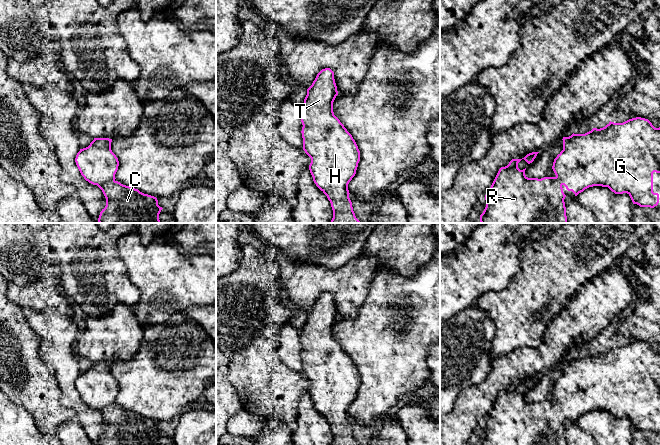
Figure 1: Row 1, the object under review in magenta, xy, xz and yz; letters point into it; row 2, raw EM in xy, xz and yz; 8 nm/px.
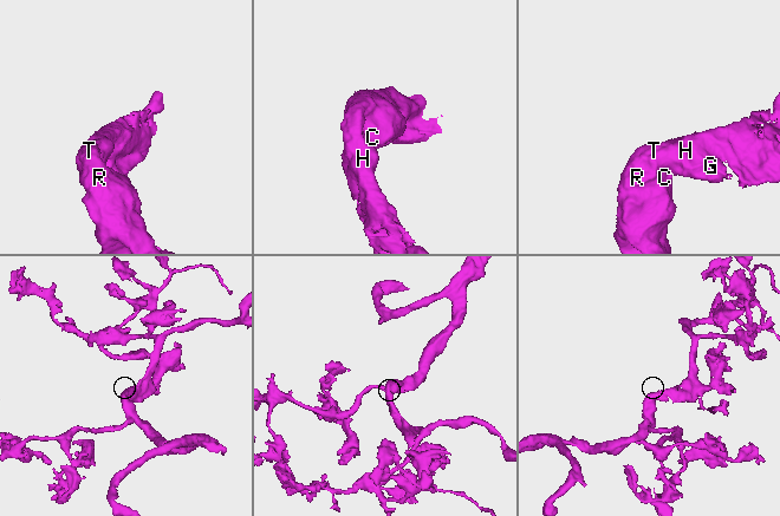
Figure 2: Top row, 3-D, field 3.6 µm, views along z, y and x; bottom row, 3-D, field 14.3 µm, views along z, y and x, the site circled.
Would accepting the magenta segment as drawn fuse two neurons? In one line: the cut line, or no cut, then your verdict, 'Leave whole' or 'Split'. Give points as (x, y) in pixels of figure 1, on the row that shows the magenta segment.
No split. Leave whole

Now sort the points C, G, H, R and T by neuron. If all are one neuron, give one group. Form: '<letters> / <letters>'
C G H R T

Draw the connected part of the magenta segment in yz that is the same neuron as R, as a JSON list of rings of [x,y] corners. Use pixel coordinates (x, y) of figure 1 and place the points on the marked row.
[[[636,117],[629,119],[623,123],[614,123],[609,122],[605,127],[597,129],[593,128],[591,131],[585,134],[572,134],[569,137],[563,137],[563,150],[557,155],[554,159],[552,169],[555,173],[555,177],[544,177],[541,179],[538,178],[528,178],[525,175],[525,169],[520,170],[518,168],[518,163],[522,159],[512,159],[509,164],[505,167],[501,167],[488,190],[488,193],[485,195],[486,207],[483,213],[480,215],[481,223],[567,223],[566,216],[566,207],[564,199],[566,195],[563,192],[562,186],[564,185],[568,191],[572,191],[575,196],[583,192],[585,189],[593,186],[602,186],[608,187],[615,194],[627,193],[633,204],[637,204],[640,207],[650,207],[654,208],[659,203],[659,194],[653,192],[653,173],[660,173],[660,127],[655,128],[652,123],[645,118]]]

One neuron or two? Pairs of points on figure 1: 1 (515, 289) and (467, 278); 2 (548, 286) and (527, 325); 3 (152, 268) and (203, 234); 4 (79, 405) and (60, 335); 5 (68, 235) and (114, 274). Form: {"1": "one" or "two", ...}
{"1": "two", "2": "one", "3": "two", "4": "one", "5": "one"}

